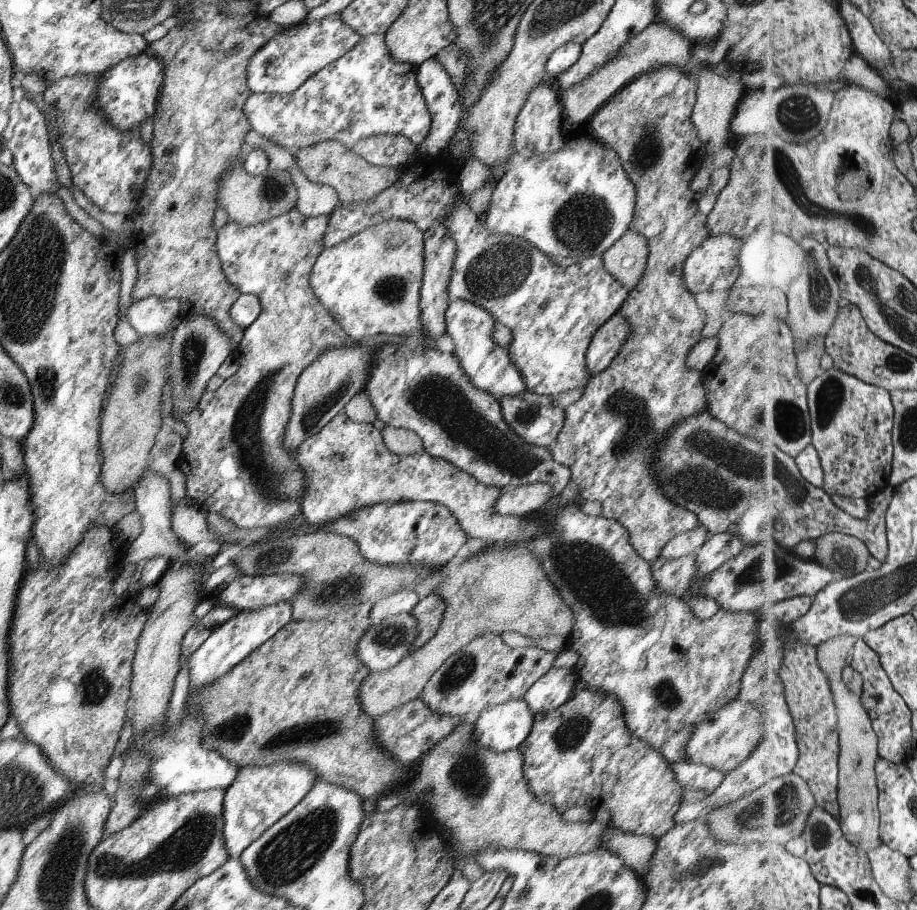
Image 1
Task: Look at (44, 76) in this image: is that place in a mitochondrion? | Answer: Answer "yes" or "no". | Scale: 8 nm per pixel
no

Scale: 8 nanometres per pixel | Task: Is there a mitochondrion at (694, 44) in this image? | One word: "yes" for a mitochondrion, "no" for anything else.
no

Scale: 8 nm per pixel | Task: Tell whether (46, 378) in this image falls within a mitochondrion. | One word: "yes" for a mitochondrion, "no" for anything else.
yes

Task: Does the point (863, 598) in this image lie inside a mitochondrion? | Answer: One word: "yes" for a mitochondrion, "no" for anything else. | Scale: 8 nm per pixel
yes

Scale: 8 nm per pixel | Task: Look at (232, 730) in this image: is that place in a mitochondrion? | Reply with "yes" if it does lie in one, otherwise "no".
yes

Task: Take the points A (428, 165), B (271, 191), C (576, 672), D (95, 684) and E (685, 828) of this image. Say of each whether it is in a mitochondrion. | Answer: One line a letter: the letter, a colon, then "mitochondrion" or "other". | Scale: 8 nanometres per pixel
A: other
B: mitochondrion
C: other
D: mitochondrion
E: other

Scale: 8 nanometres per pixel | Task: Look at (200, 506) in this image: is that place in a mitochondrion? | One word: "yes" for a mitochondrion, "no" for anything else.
no

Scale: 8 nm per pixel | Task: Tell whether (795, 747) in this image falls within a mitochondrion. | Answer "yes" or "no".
no

